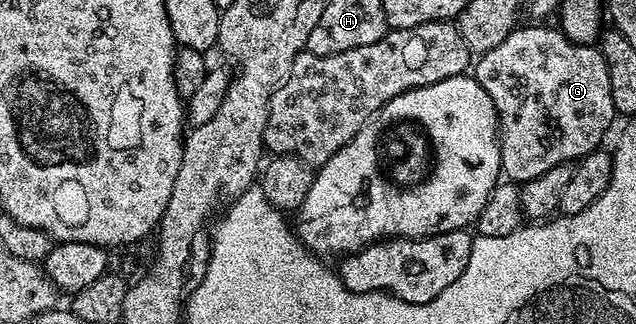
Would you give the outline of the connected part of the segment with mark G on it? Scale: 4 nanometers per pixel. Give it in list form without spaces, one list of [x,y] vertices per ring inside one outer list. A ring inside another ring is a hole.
[[[546,23],[530,24],[534,25],[519,28],[510,33],[500,47],[492,47],[492,51],[481,54],[472,69],[472,76],[488,91],[498,112],[502,173],[515,183],[530,181],[557,165],[569,165],[586,157],[603,144],[610,124],[616,120],[612,87],[608,83],[608,63],[604,63],[601,48],[577,45],[562,34],[561,28],[549,29]]]

